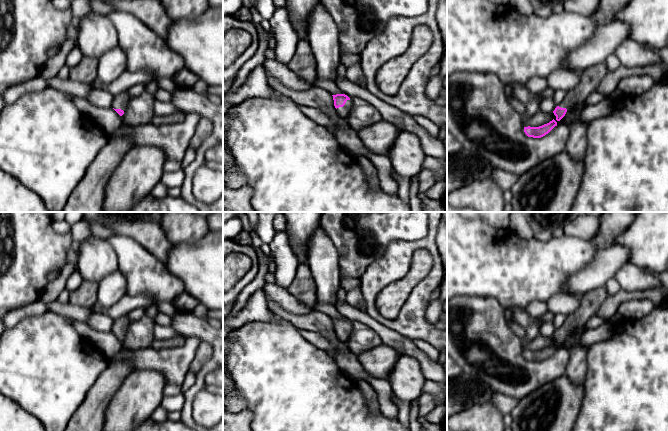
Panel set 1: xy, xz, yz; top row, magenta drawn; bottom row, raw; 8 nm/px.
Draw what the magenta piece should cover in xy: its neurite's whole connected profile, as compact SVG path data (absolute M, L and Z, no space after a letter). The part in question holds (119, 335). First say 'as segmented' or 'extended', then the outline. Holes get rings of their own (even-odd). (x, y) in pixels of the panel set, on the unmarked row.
extended | M127 315L119 316L114 319L114 323L112 326L112 332L120 339L122 340L124 338L124 335L130 325L131 321L128 318Z

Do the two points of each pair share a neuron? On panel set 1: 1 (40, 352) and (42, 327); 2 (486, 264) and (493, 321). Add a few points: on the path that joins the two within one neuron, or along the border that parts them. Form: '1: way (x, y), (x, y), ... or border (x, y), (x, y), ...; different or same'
1: way (42, 346), (42, 333); same
2: border (467, 295), (491, 296), (504, 307); different

